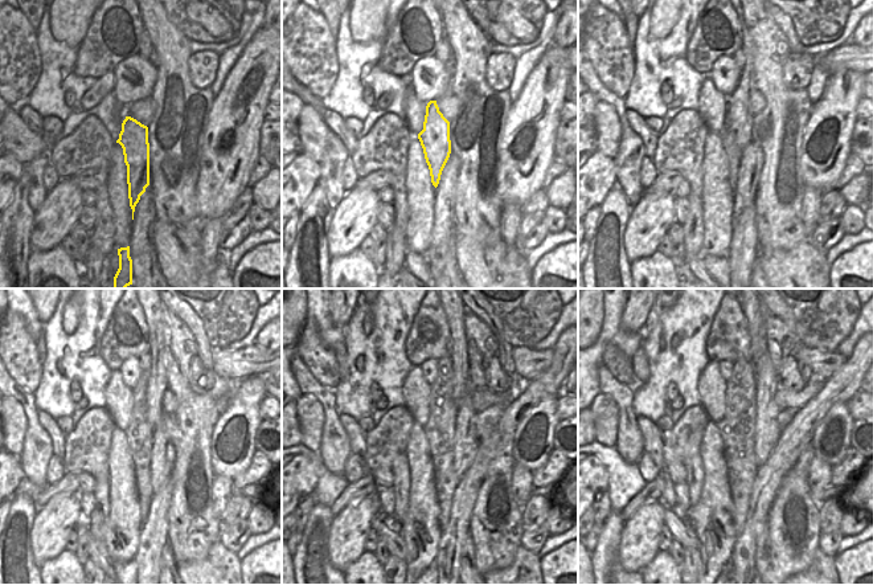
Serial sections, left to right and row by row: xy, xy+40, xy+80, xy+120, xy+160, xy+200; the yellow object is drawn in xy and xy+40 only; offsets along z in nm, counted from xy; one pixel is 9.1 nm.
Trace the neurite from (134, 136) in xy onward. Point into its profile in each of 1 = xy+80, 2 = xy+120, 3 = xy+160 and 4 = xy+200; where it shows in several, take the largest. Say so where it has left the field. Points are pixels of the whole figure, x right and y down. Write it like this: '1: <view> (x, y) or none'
1: xy+80 (737, 122)
2: xy+120 (159, 332)
3: xy+160 (458, 355)
4: xy+200 (754, 318)

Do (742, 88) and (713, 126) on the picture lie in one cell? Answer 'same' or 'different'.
different

